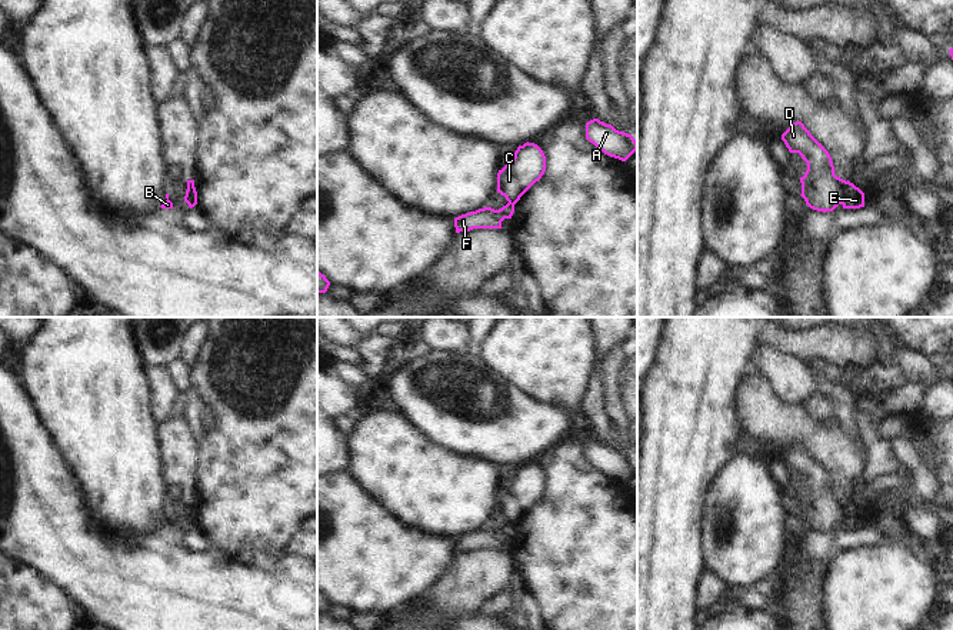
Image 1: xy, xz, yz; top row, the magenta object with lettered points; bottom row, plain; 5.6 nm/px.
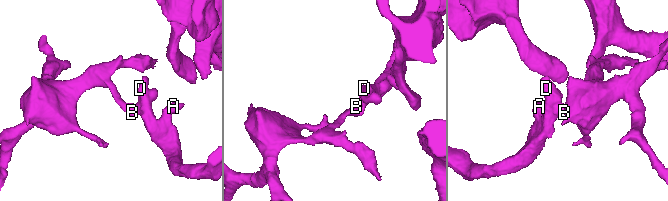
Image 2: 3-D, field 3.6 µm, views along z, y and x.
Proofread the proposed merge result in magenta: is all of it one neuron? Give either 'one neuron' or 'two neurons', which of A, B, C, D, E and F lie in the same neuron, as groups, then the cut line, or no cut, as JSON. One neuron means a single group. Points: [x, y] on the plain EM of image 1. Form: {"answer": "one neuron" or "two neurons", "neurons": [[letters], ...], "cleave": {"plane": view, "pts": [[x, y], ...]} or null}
{"answer": "two neurons", "neurons": [["A", "C", "D"], ["B", "E", "F"]], "cleave": {"plane": "yz", "pts": [[846, 502], [842, 523]]}}

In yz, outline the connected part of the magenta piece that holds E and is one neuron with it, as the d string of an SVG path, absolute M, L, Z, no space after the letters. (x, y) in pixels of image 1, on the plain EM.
M849 500L846 501L844 507L844 517L843 517L843 529L860 529L864 527L864 513L856 507Z

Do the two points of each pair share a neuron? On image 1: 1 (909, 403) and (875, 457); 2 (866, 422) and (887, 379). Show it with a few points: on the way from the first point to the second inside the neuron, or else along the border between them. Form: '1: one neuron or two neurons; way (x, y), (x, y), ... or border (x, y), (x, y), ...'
1: one neuron; way (890, 403), (873, 420), (873, 439)
2: two neurons; border (907, 383), (886, 393), (873, 394)

